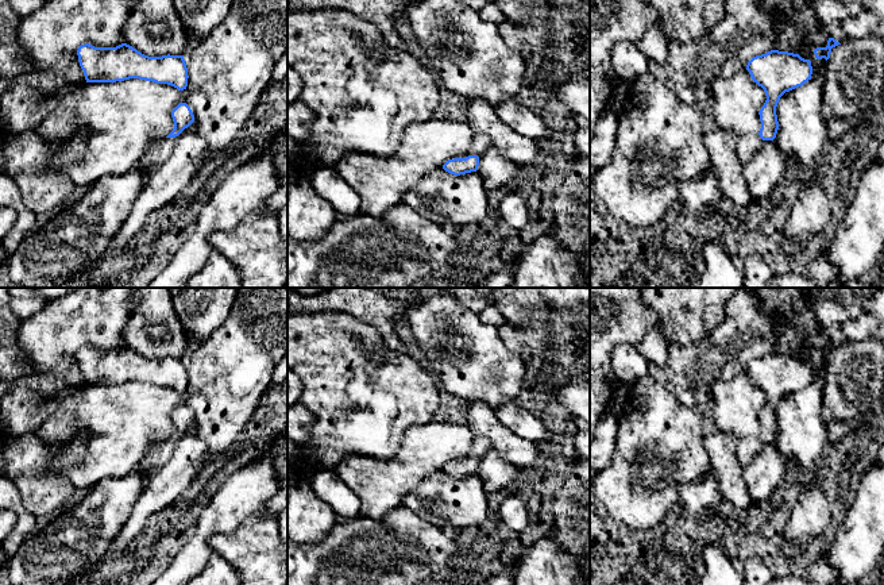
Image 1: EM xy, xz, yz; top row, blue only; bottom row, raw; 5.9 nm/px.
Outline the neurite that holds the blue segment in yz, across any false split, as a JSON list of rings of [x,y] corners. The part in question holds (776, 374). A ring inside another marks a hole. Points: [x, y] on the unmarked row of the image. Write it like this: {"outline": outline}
{"outline": [[[771,353],[753,359],[748,365],[746,373],[753,385],[764,392],[767,403],[758,415],[760,435],[737,439],[737,453],[744,467],[760,454],[764,443],[776,440],[779,432],[776,409],[780,400],[811,382],[812,369],[810,362],[804,362],[799,357]]]}

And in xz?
{"outline": [[[475,435],[470,458],[466,461],[448,462],[443,467],[443,472],[453,478],[476,474],[479,469],[479,459],[490,450],[493,450],[490,440],[485,436]]]}

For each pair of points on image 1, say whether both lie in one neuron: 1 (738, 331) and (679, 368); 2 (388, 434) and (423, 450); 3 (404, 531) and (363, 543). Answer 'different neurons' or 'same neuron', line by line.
1: same neuron
2: different neurons
3: same neuron

